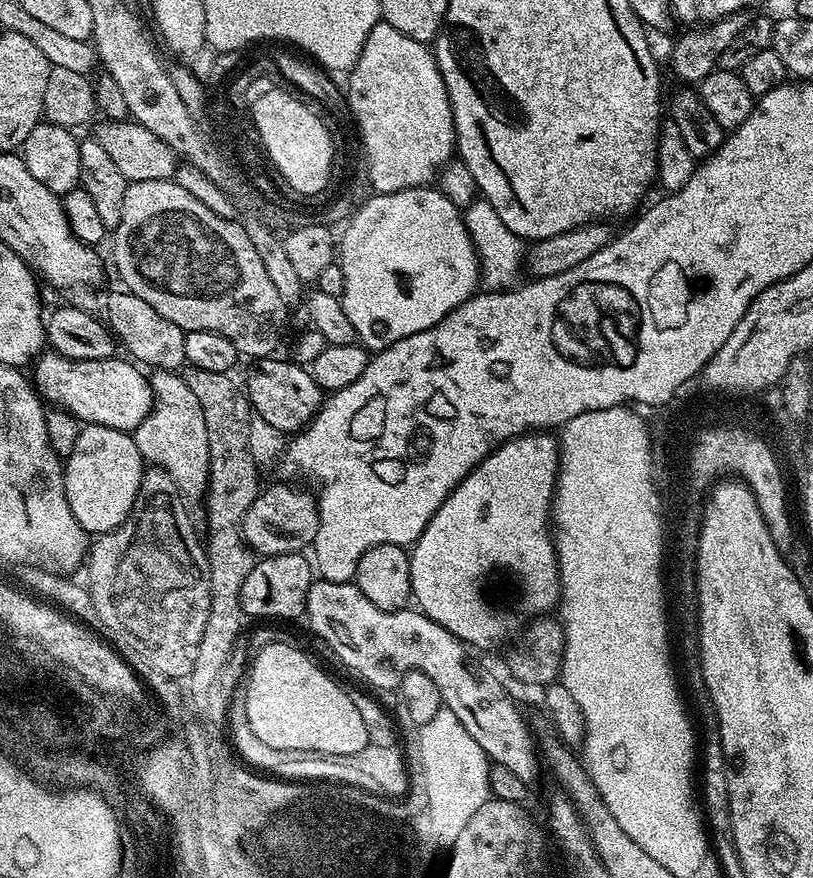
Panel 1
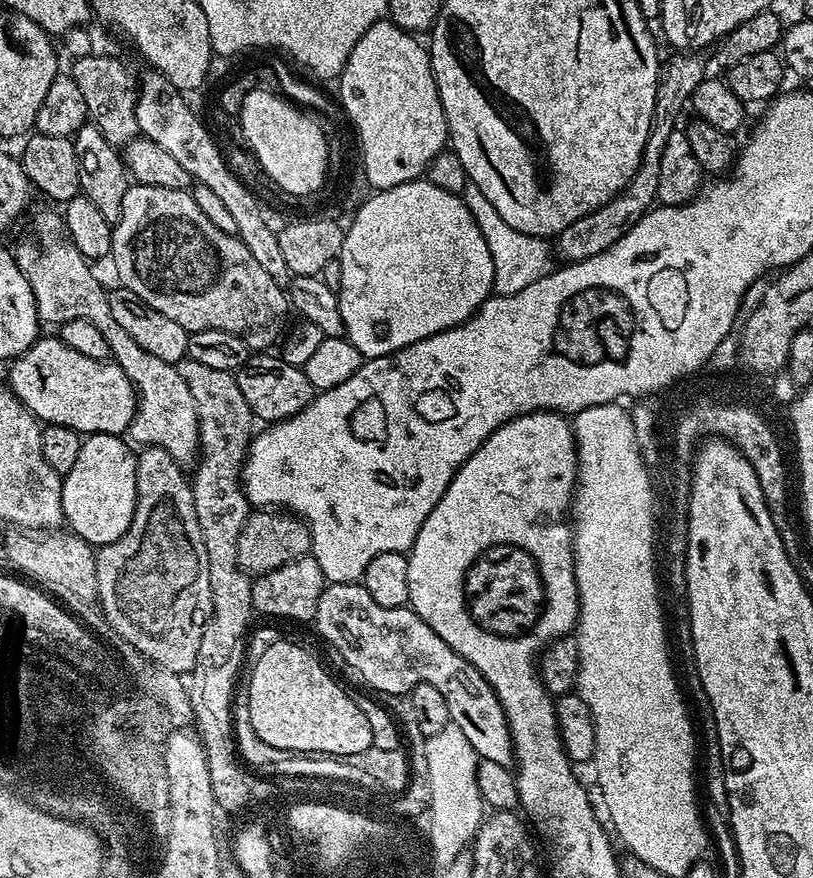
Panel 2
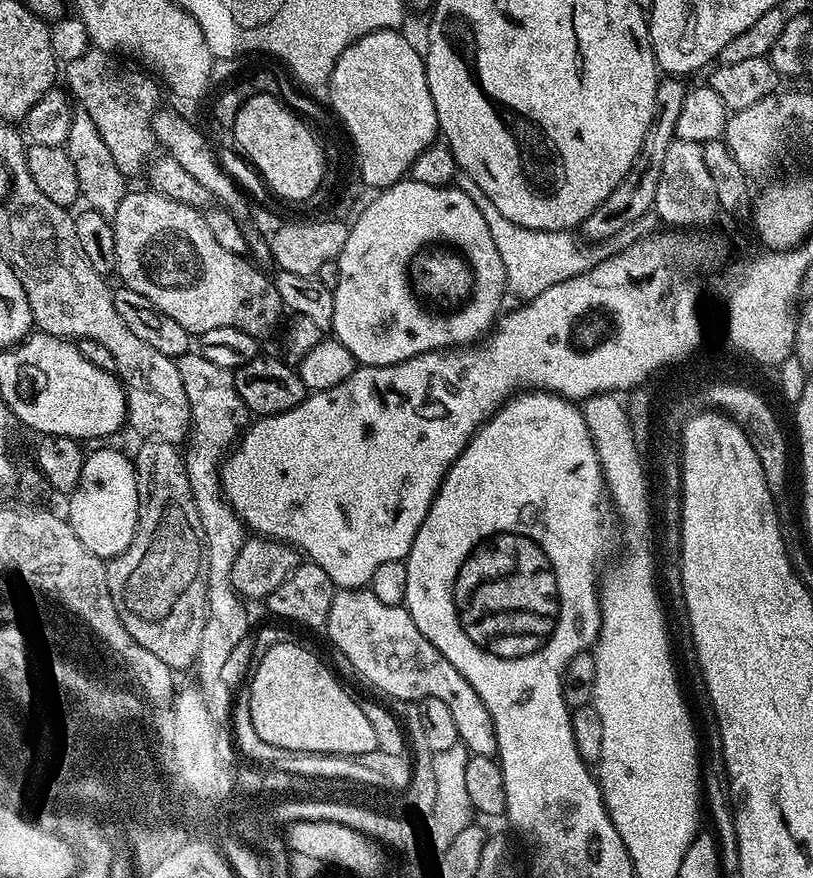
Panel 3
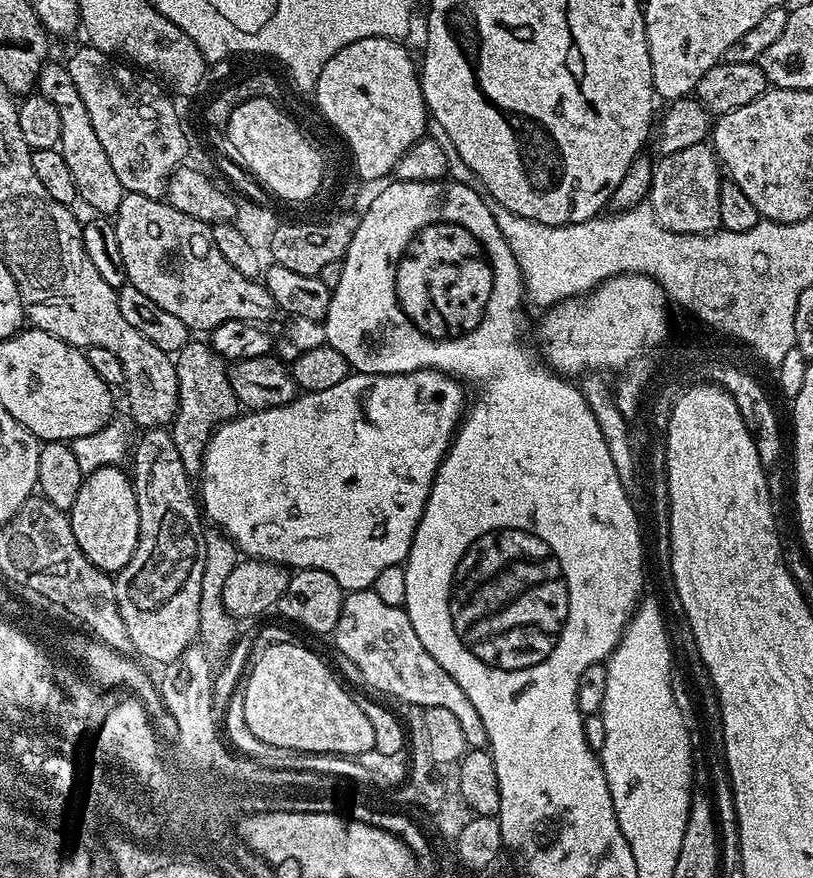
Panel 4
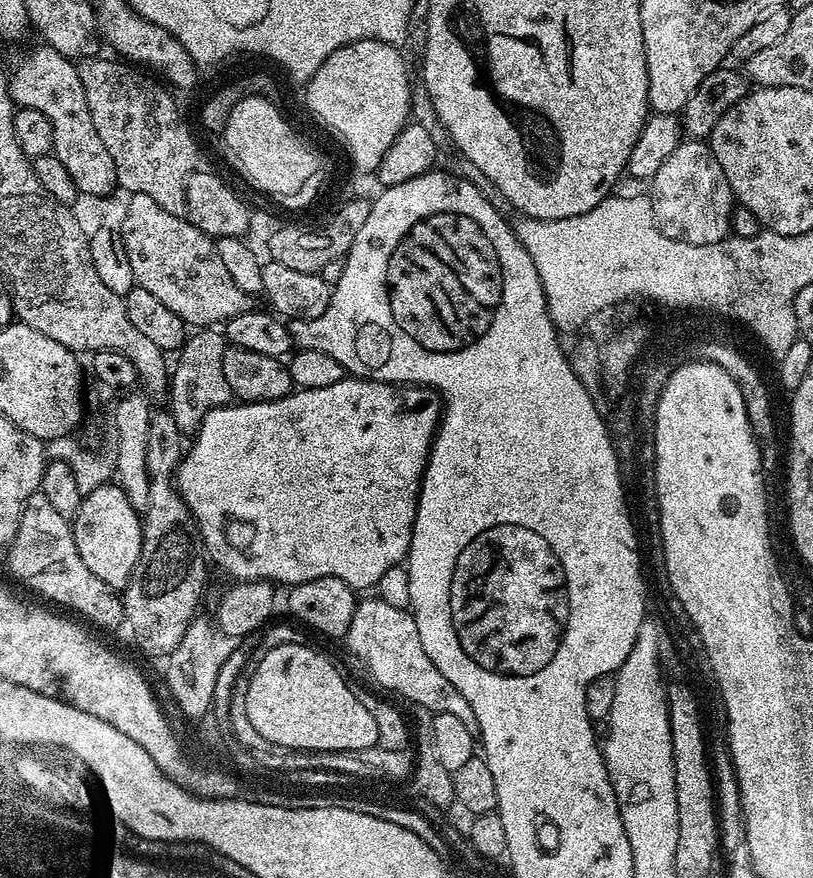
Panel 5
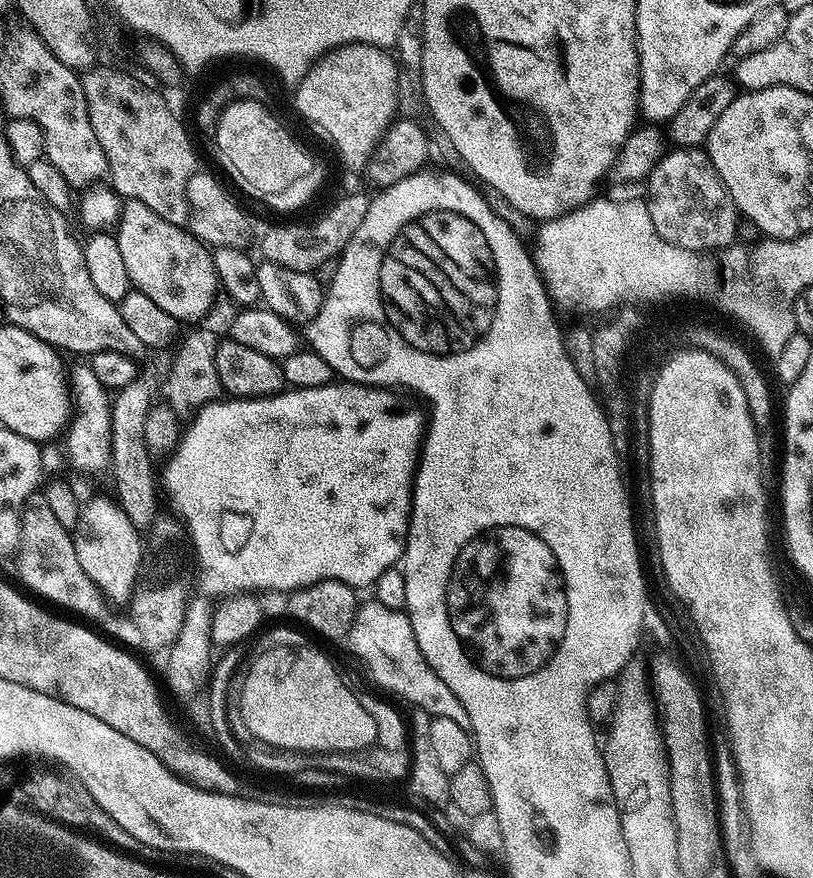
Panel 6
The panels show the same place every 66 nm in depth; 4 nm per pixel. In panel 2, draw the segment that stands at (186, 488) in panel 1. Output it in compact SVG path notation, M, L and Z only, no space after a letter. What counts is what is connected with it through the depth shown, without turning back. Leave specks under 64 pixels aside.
M59 211L34 213L28 229L17 238L16 244L11 245L11 250L22 274L26 274L26 282L30 282L36 314L45 325L59 326L75 319L89 320L102 330L111 359L136 386L136 413L127 435L137 445L164 448L166 454L181 464L191 463L199 453L200 431L197 406L186 382L175 364L162 362L162 358L154 358L154 354L142 350L142 346L138 346L138 342L134 342L118 322L114 322L108 292L92 273L93 265L73 246L63 215Z

